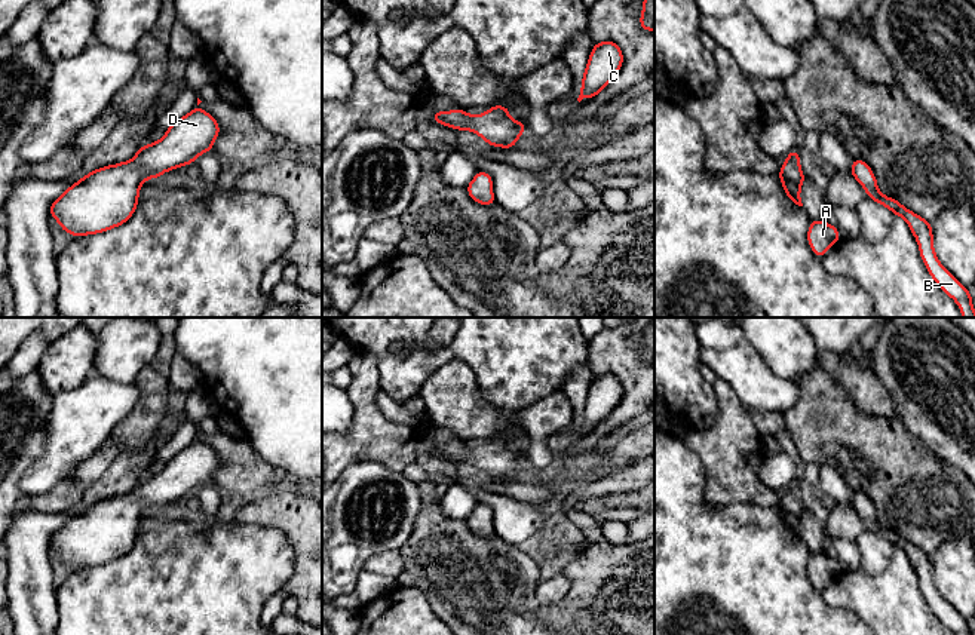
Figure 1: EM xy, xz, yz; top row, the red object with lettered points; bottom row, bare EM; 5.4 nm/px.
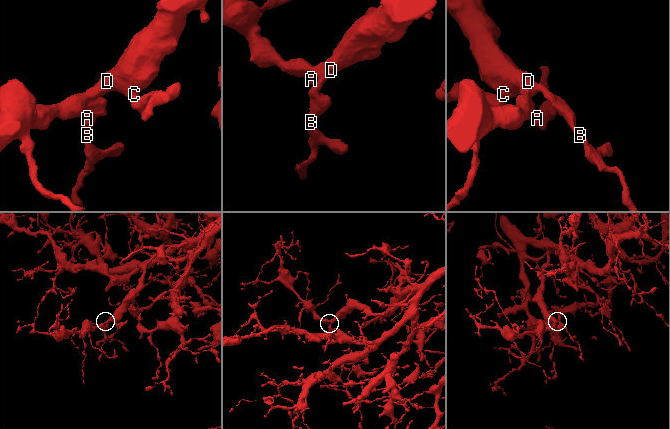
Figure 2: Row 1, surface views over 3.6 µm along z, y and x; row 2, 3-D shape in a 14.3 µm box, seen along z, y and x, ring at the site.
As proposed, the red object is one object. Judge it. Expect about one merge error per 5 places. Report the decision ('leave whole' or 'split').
leave whole

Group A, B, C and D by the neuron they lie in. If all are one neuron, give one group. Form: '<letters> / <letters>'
A B C D

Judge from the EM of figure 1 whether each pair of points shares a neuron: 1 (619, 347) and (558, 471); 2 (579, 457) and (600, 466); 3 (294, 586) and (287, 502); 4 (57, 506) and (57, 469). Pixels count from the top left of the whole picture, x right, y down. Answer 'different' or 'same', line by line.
1: same
2: different
3: same
4: different

